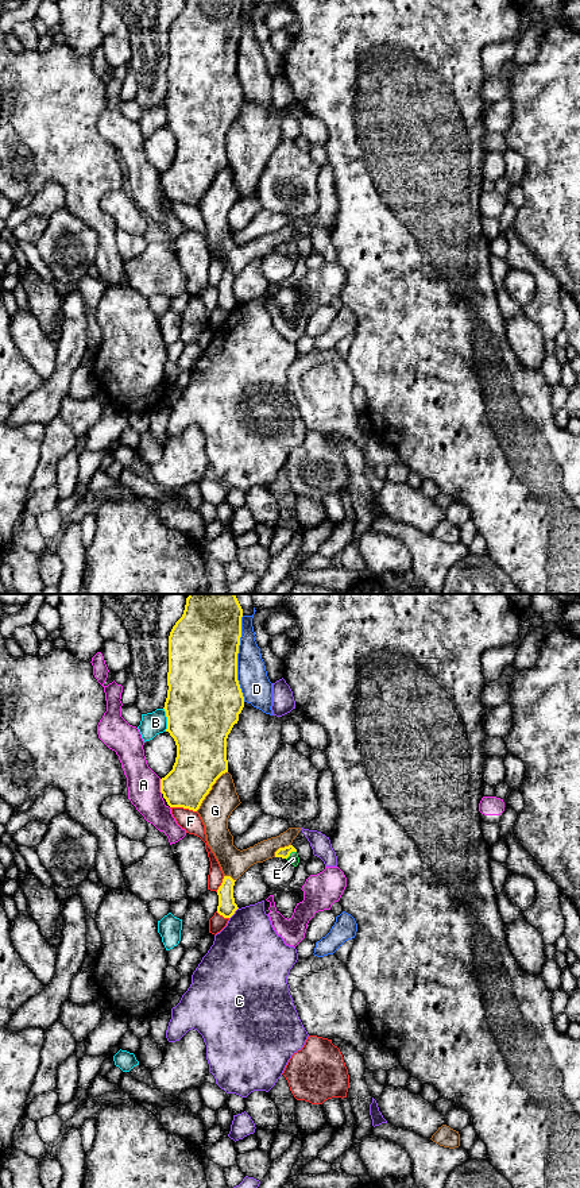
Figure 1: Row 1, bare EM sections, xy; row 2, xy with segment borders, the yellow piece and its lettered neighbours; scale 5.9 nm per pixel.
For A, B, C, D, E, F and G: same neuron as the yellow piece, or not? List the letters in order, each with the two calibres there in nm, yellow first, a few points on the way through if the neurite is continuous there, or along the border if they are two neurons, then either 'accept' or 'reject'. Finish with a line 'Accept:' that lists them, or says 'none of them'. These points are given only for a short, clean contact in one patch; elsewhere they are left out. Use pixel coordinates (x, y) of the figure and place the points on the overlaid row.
A: calibres 280 and 190 nm; reject
B: calibres 440 and 140 nm; reject
C: calibres 110 and 400 nm; reject
D: calibres 420 and 180 nm; reject
E: calibres 70 and 70 nm; way xy (285, 852), (290, 852), (293, 859); accept
F: calibres 280 and 120 nm; reject
G: calibres 300 and 190 nm; reject
Accept: E

